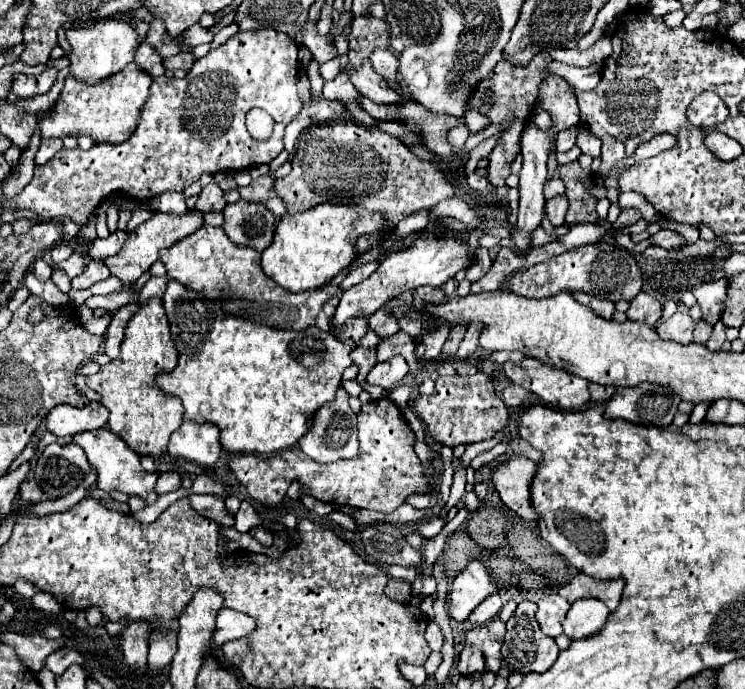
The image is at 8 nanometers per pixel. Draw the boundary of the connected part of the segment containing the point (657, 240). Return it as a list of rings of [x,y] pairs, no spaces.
[[[660,229],[656,235],[652,235],[652,241],[654,245],[658,247],[666,247],[666,249],[672,249],[672,247],[680,247],[686,243],[686,239],[676,233],[676,231],[668,231],[668,229]]]

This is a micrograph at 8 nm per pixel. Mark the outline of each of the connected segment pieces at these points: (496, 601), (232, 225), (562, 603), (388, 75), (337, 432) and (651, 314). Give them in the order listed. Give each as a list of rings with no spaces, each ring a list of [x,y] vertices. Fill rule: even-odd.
[[[496,593],[496,595],[490,595],[488,599],[484,599],[484,603],[480,603],[480,605],[476,607],[476,611],[474,611],[468,619],[470,619],[472,623],[476,623],[476,625],[484,625],[484,623],[496,619],[498,613],[500,613],[500,609],[502,609],[502,599],[500,599],[500,595]]]
[[[236,201],[224,207],[224,233],[236,245],[246,245],[256,251],[264,251],[272,243],[276,219],[264,203]]]
[[[550,593],[550,595],[544,595],[542,599],[538,599],[536,605],[538,605],[536,619],[538,619],[540,629],[548,637],[562,635],[562,621],[564,621],[564,615],[566,615],[570,603],[562,595]]]
[[[376,49],[372,55],[370,55],[370,61],[376,69],[376,73],[380,73],[388,85],[392,85],[396,89],[396,69],[398,69],[398,59],[392,55],[390,49]]]
[[[340,387],[336,399],[326,403],[320,411],[316,411],[316,419],[312,419],[312,431],[300,439],[300,449],[318,463],[334,463],[340,459],[354,459],[358,455],[358,439],[356,439],[356,413],[348,405],[348,393]]]
[[[642,291],[630,301],[630,309],[626,311],[626,315],[632,321],[644,321],[648,325],[656,325],[662,317],[662,305],[658,299]]]

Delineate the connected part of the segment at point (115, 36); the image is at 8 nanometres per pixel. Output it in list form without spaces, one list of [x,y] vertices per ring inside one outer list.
[[[106,17],[96,21],[92,27],[82,27],[82,29],[68,29],[66,37],[72,45],[72,53],[68,55],[72,65],[70,73],[86,83],[98,83],[110,75],[116,75],[116,71],[122,71],[128,63],[132,63],[134,53],[138,51],[140,43],[144,39],[138,37],[136,29],[124,21],[124,19],[114,19]]]

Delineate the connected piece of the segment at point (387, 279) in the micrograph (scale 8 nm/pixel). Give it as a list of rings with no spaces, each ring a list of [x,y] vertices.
[[[444,235],[442,239],[418,237],[410,247],[388,253],[380,261],[380,265],[378,265],[376,273],[372,273],[372,277],[368,277],[362,283],[344,291],[344,295],[340,299],[340,305],[336,309],[336,315],[332,319],[332,327],[340,327],[346,319],[352,319],[352,317],[358,317],[358,315],[368,319],[374,311],[378,311],[382,305],[386,305],[390,299],[396,299],[404,291],[412,291],[412,289],[422,287],[422,285],[442,287],[458,271],[472,265],[474,259],[476,257],[470,255],[468,243],[460,241],[452,235]]]

